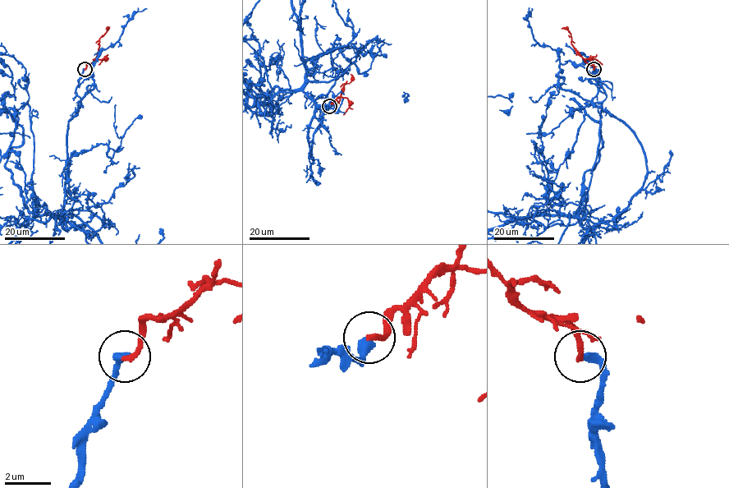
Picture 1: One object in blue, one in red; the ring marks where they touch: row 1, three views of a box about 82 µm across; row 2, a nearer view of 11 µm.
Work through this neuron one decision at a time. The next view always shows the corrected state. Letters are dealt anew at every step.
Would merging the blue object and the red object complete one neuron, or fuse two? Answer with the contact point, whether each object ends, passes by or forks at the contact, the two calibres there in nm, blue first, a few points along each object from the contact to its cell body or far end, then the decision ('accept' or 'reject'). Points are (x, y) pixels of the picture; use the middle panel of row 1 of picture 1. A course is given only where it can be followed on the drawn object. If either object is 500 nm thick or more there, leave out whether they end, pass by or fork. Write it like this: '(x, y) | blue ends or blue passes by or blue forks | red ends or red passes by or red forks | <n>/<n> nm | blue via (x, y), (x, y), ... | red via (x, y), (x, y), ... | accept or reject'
(329, 106) | blue ends | red ends | 400/240 nm | red via (329, 106), (341, 96), (343, 85), (352, 80), (350, 74) | accept

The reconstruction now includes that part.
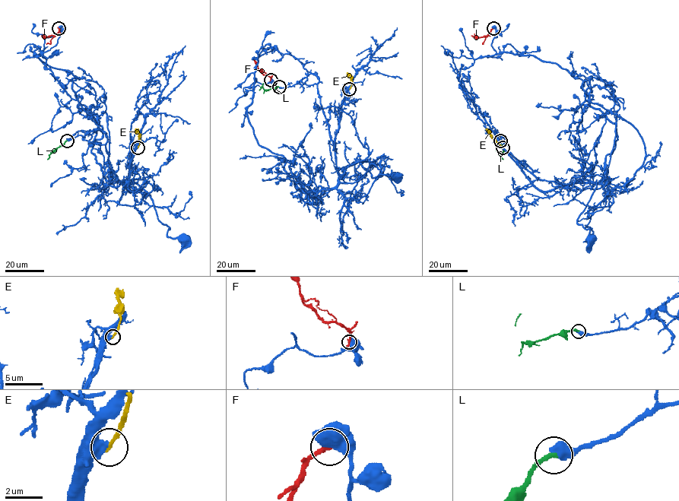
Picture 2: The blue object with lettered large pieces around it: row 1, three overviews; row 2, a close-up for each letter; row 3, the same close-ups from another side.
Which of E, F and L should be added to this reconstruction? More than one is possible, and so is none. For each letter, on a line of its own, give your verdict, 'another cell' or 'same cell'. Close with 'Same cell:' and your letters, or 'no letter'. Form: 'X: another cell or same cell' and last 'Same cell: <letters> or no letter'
E: another cell
F: another cell
L: same cell
Same cell: L

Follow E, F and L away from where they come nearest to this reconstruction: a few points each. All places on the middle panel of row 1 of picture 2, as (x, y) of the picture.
E: (349, 89), (351, 80), (348, 75)
F: (270, 80), (268, 75), (259, 71), (253, 58)
L: (279, 87), (264, 90), (261, 86), (259, 90)

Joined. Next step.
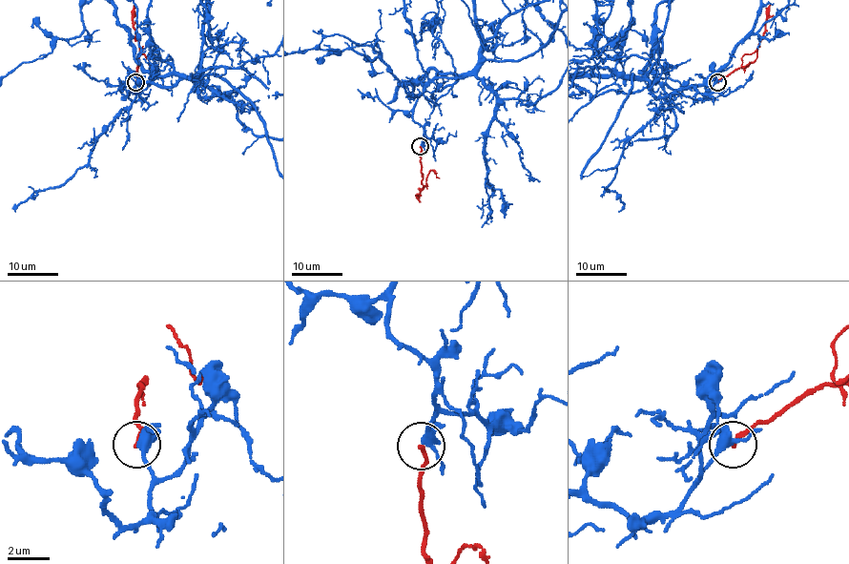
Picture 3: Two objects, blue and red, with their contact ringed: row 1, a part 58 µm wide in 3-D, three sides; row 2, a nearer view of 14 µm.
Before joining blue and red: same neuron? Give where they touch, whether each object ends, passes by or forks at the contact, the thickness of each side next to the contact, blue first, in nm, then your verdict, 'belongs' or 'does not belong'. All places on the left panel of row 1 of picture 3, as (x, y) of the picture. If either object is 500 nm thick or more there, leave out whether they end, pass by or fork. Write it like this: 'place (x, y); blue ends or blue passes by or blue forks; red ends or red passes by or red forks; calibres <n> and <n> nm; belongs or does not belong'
place (135, 82); blue forks; red ends; calibres 320 and 200 nm; belongs

